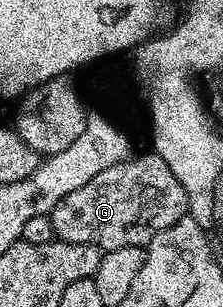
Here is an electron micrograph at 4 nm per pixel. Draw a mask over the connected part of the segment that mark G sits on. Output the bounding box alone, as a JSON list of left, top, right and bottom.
[49,151,190,251]

